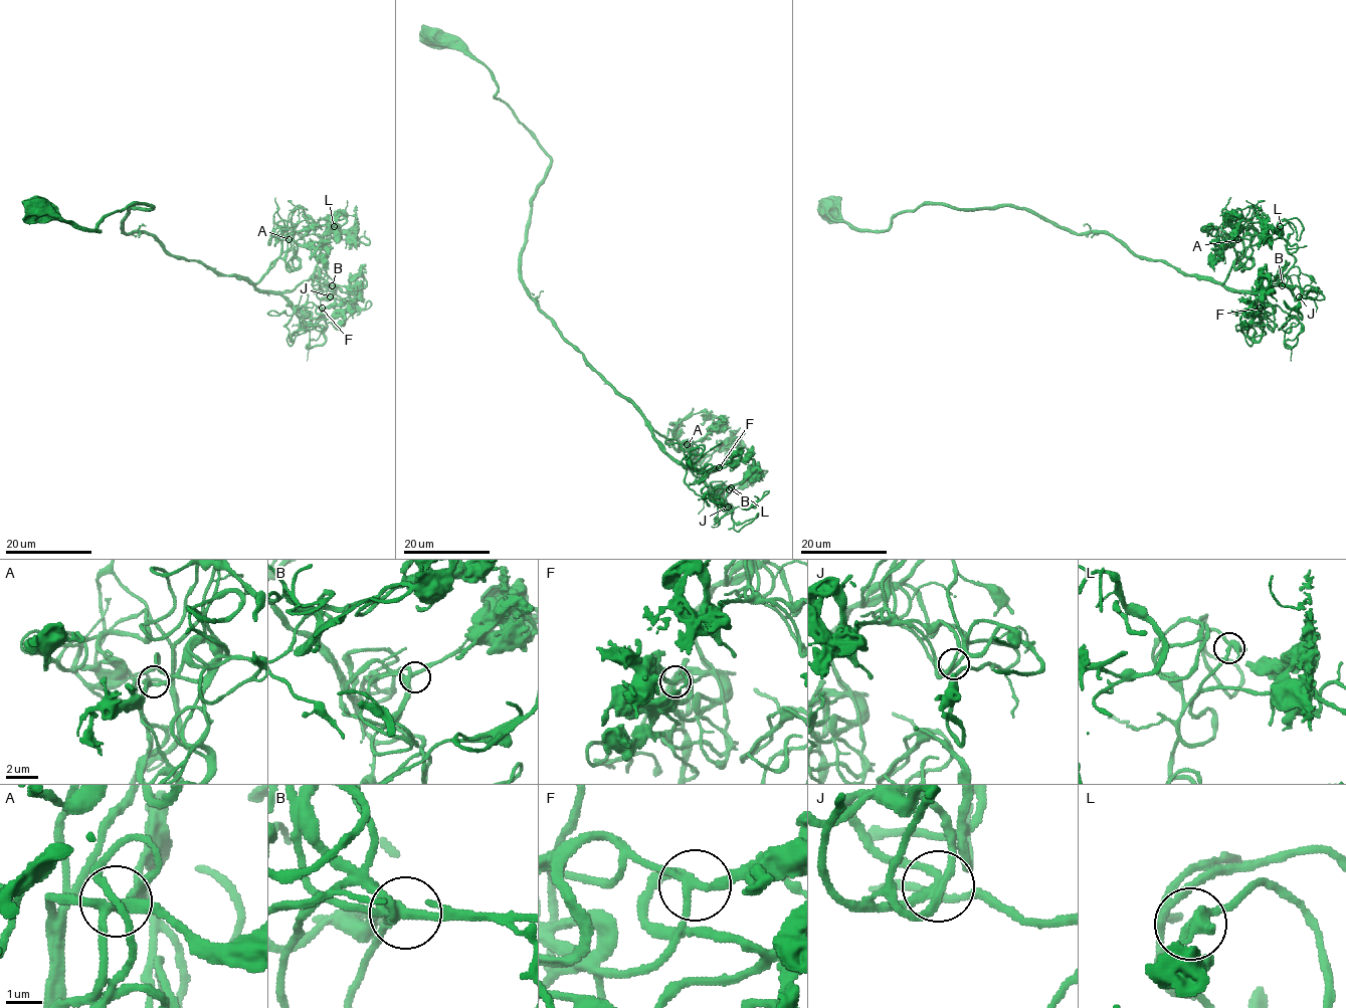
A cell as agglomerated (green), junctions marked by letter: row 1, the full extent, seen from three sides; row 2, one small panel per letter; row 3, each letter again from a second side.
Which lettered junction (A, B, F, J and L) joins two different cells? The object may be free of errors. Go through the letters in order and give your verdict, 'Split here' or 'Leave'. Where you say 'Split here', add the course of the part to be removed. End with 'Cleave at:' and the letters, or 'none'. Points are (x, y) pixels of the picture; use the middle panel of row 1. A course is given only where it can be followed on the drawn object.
A: Leave
B: Leave
F: Leave
J: Leave
L: Leave
Cleave at: none

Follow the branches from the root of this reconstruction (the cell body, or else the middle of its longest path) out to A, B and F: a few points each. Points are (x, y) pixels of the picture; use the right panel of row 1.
A: (828, 206), (860, 230), (885, 230), (923, 205), (1017, 207), (1219, 282), (1241, 258), (1237, 239)
B: (828, 206), (860, 230), (885, 230), (923, 205), (1017, 207), (1228, 288), (1282, 285)
F: (828, 206), (860, 230), (885, 230), (923, 205), (1032, 210), (1251, 291), (1260, 308)

